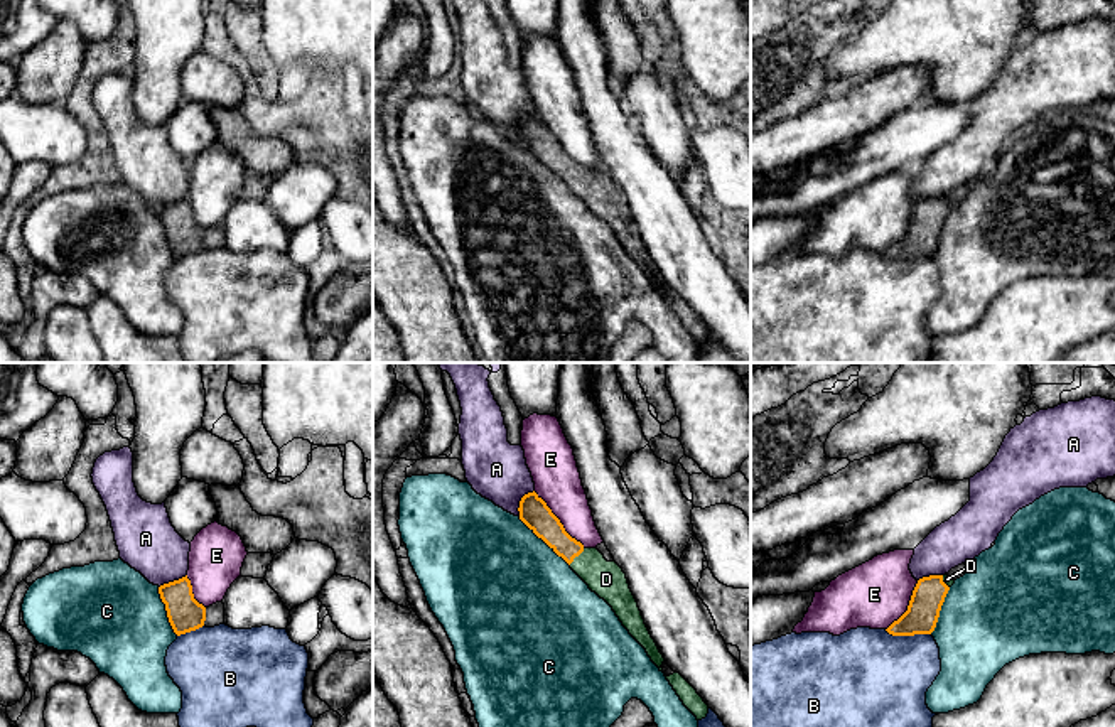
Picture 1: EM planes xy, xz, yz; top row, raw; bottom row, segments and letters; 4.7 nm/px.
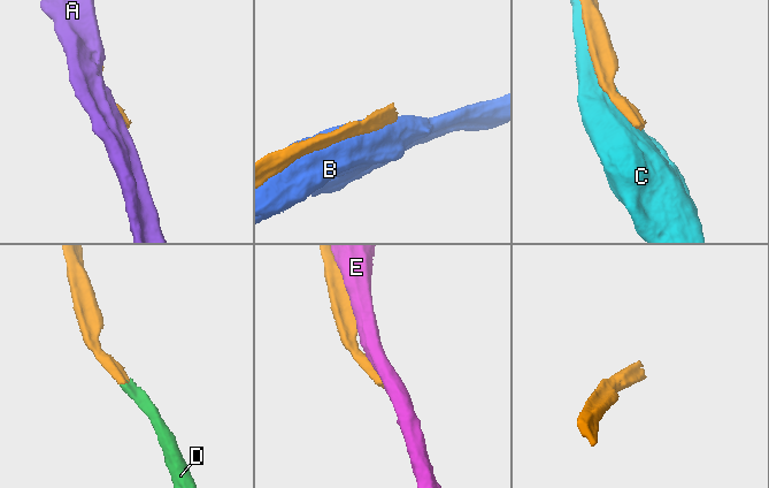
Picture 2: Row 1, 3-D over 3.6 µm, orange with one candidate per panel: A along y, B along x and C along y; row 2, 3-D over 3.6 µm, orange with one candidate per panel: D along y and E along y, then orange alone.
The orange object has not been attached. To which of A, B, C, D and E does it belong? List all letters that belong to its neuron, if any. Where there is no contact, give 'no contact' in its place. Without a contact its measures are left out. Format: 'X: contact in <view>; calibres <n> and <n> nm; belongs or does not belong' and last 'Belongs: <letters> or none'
A: contact in xz; calibres 140 and 280 nm; does not belong
B: contact in yz; calibres 160 and 440 nm; does not belong
C: contact in xz; calibres 140 and 500 nm; does not belong
D: contact in xz; calibres 140 and 170 nm; belongs
E: contact in xz; calibres 140 and 220 nm; does not belong
Belongs: D

